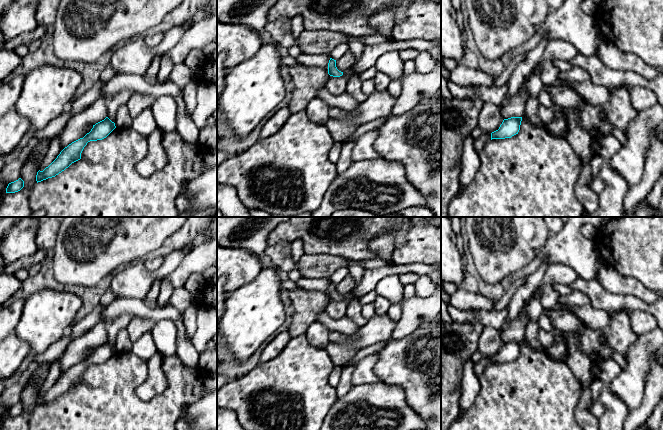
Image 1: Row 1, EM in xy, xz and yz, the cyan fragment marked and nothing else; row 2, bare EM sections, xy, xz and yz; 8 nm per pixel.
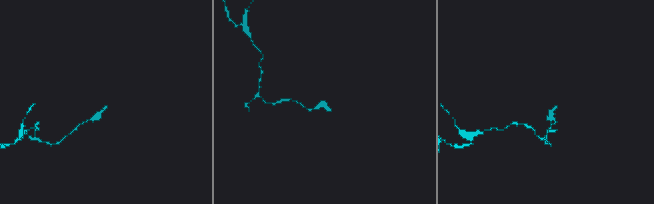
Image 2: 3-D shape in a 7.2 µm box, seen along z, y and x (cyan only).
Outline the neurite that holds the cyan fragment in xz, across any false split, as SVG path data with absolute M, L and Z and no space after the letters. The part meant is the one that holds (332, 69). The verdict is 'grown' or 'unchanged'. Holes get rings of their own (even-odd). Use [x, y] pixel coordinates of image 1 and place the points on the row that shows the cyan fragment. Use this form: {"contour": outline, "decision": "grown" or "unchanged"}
{"contour": "M330 58L328 63L328 74L333 77L340 77L343 75L343 72L339 71L336 67L336 60Z", "decision": "unchanged"}

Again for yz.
{"contour": "M522 117L504 119L499 129L491 133L491 140L511 138L512 136L518 134L521 121Z", "decision": "unchanged"}

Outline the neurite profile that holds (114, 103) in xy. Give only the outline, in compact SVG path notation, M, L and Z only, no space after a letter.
M121 91L114 97L107 98L108 118L115 123L115 116L121 106L127 105L128 100L132 96L131 91Z

